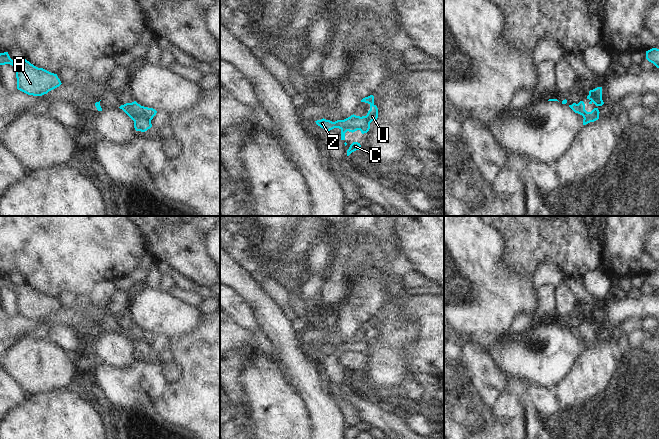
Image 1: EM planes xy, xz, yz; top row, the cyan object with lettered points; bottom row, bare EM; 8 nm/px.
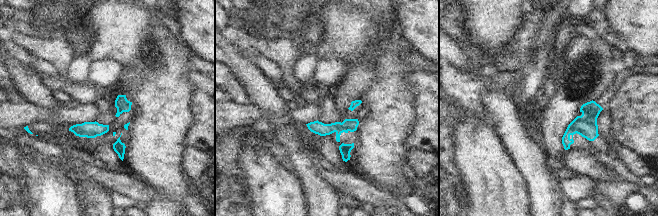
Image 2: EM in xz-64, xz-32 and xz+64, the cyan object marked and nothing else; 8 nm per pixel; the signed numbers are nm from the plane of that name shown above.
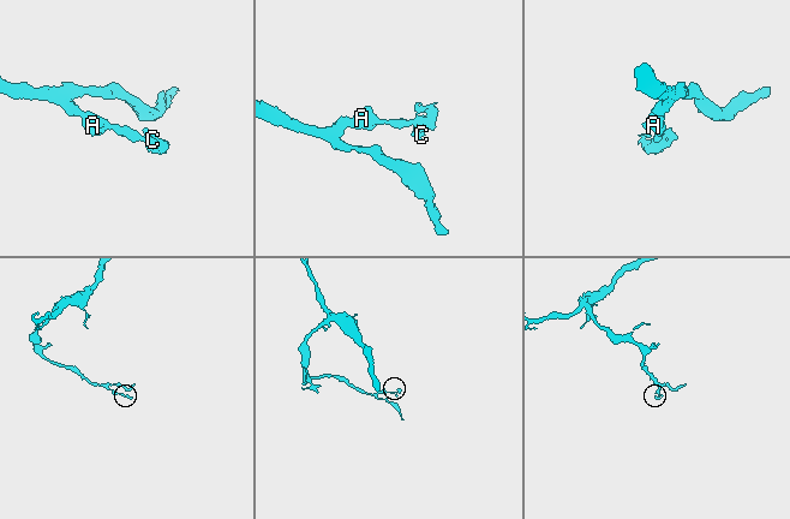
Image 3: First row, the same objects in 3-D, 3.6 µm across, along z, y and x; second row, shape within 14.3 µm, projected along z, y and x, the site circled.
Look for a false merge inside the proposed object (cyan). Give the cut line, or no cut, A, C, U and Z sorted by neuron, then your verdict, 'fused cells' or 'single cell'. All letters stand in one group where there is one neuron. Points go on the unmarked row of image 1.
no cut | A C U Z | single cell

